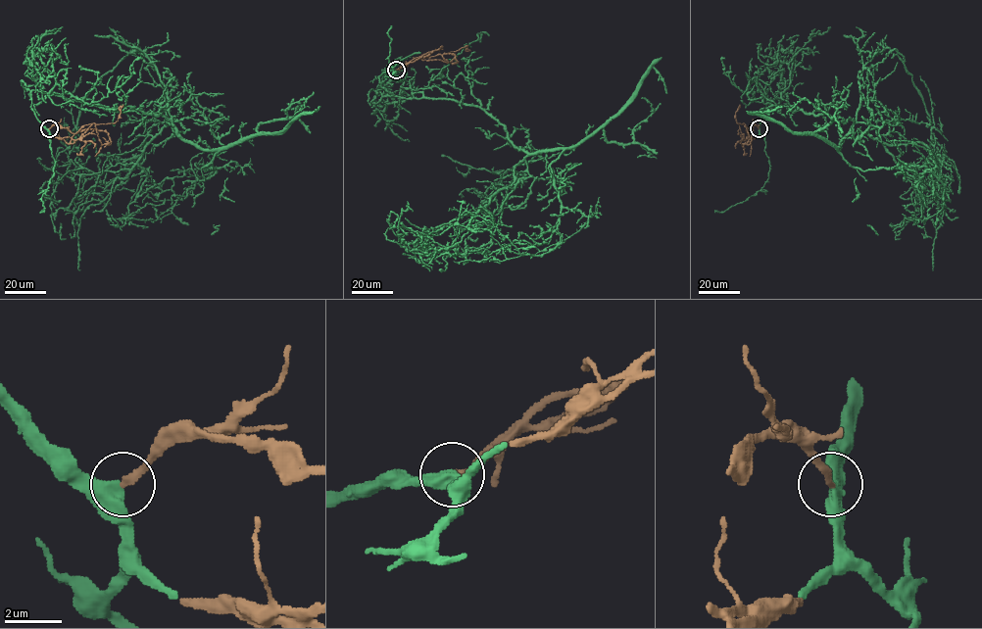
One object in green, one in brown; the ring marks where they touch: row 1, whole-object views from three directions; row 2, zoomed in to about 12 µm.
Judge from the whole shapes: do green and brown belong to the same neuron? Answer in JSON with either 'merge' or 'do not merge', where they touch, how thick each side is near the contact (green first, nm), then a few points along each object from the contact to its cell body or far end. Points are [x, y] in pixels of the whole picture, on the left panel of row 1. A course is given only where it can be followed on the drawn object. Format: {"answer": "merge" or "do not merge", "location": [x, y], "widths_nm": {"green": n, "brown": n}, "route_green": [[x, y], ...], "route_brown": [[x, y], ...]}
{"answer": "merge", "location": [49, 128], "widths_nm": {"green": 380, "brown": 220}, "route_green": [[49, 128], [31, 109], [56, 95], [162, 115], [179, 137], [135, 49], [76, 127], [81, 76]], "route_brown": [[49, 128], [59, 125], [73, 133], [85, 125], [115, 122], [122, 105]]}

